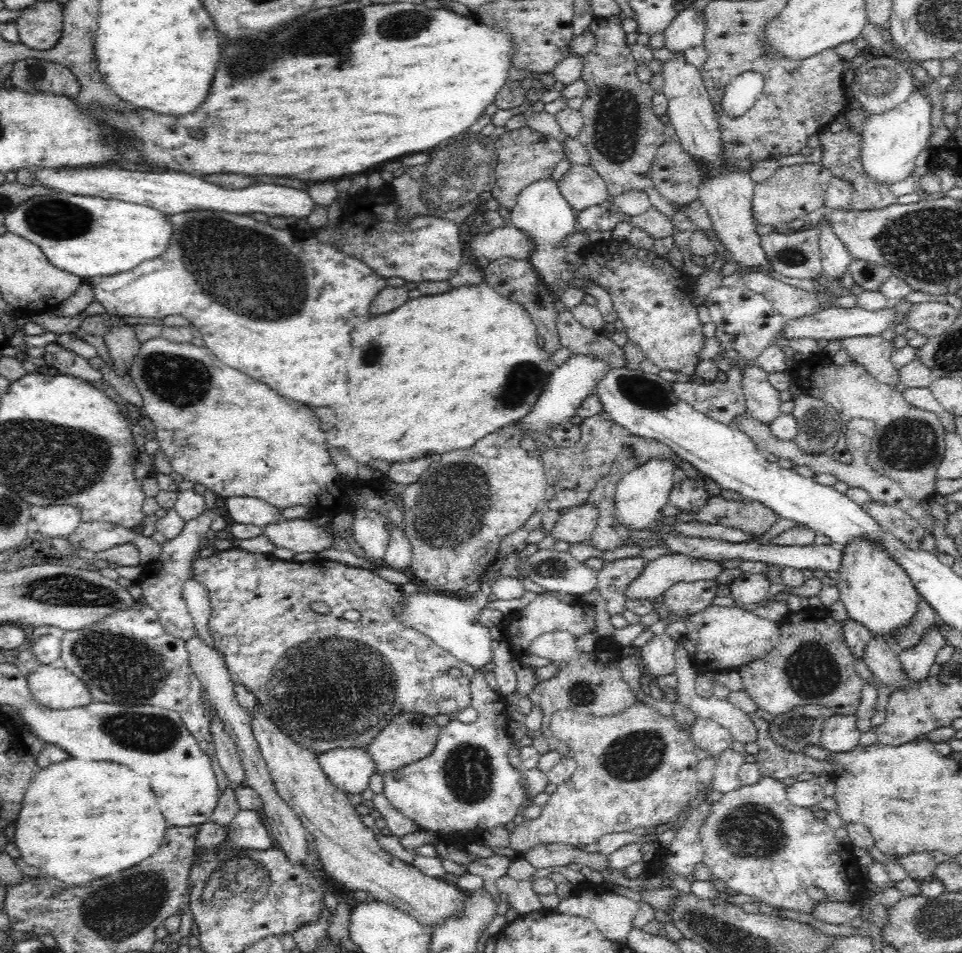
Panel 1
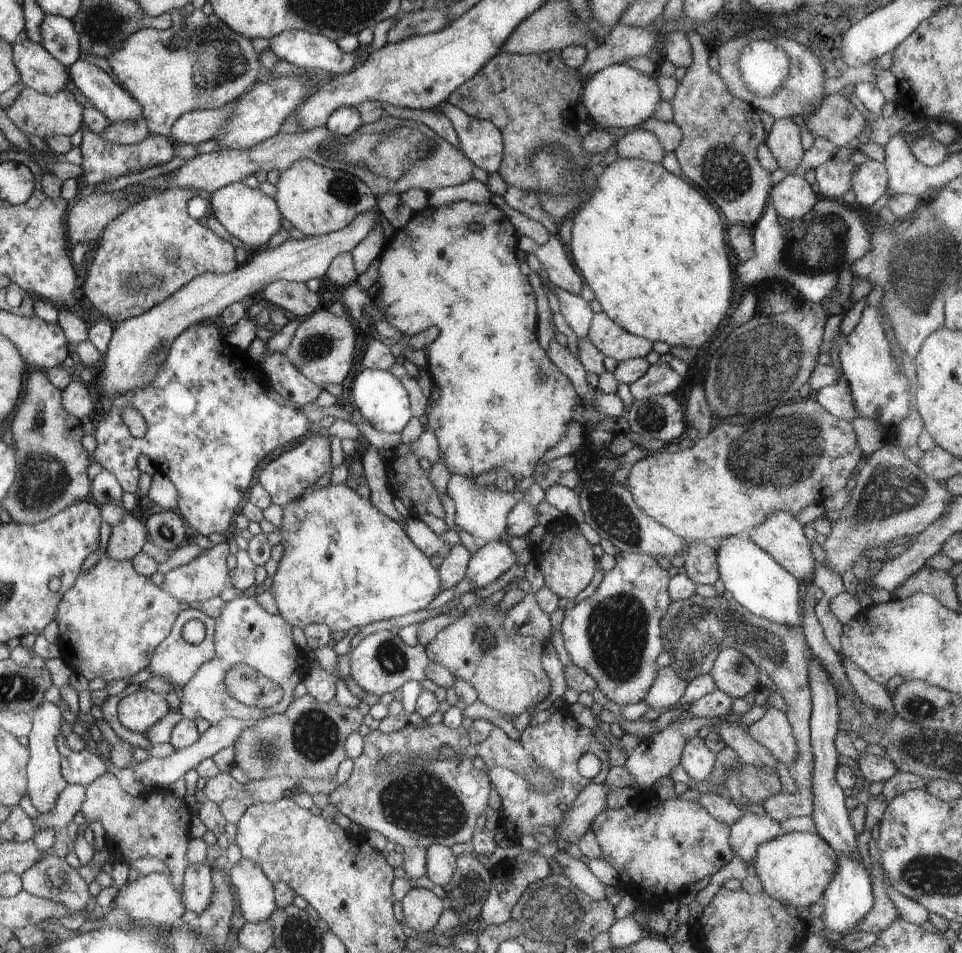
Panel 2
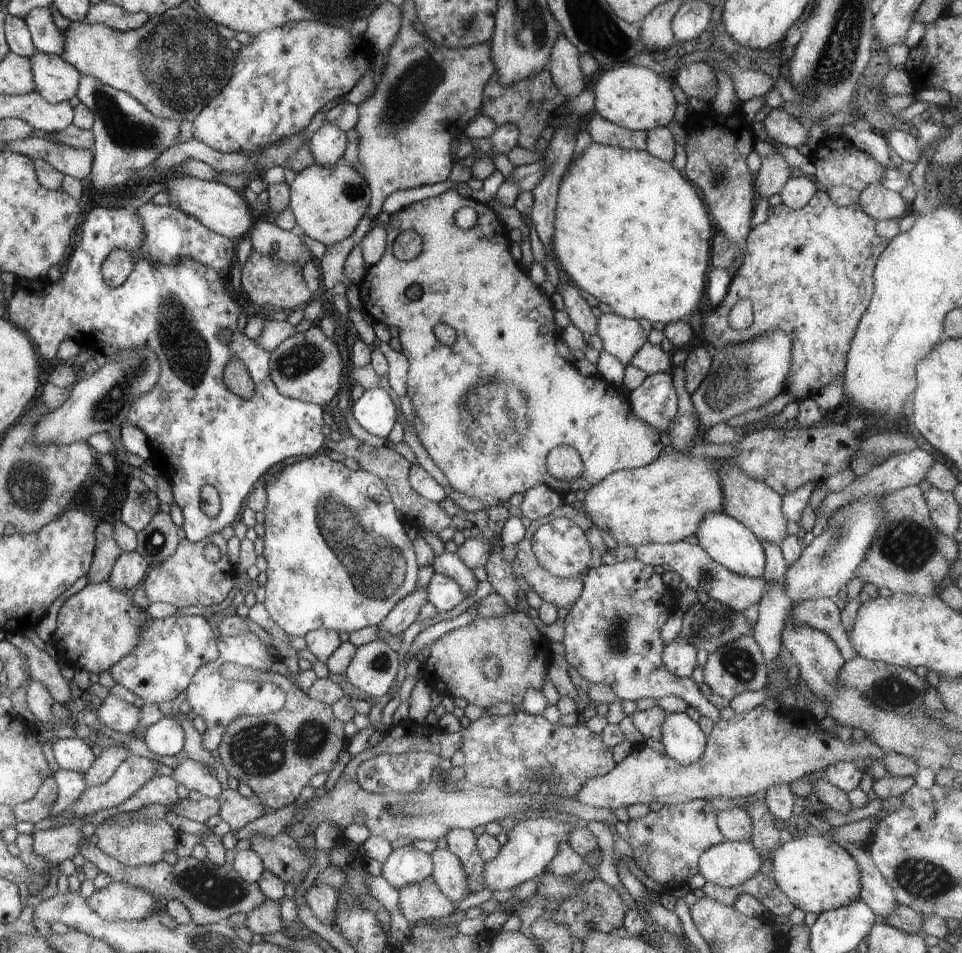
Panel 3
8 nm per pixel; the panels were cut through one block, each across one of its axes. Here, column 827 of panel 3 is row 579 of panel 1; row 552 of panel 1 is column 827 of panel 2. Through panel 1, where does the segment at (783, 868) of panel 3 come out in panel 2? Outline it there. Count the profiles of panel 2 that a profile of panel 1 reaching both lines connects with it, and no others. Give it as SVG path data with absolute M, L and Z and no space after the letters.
M791 832L759 844L753 862L753 874L761 880L765 894L783 906L797 906L805 910L823 896L837 872L837 852L819 834L809 832Z

